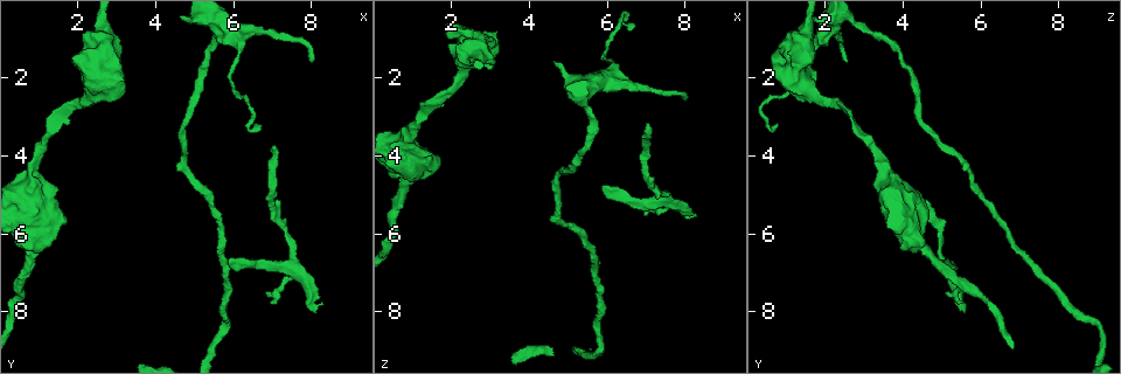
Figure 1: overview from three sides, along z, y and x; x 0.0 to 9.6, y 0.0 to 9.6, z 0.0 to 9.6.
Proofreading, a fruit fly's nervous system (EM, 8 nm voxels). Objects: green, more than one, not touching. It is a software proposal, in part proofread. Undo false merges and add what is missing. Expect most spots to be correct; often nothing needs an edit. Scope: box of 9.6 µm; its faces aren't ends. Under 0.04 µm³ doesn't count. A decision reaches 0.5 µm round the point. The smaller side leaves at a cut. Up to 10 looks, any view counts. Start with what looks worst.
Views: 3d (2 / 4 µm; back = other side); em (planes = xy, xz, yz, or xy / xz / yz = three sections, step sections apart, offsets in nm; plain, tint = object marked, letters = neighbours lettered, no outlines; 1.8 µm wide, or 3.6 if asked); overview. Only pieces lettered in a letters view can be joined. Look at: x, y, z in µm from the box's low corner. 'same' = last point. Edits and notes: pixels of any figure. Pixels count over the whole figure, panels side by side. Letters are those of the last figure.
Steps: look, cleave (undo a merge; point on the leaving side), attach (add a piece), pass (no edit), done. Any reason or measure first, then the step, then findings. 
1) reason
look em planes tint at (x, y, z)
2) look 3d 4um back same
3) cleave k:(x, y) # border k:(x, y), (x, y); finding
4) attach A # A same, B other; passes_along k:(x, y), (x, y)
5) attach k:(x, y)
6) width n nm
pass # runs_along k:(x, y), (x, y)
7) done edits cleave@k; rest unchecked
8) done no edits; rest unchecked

branch stops here
look em yz step 4 letters at (5.85, 6.60, 4.80)

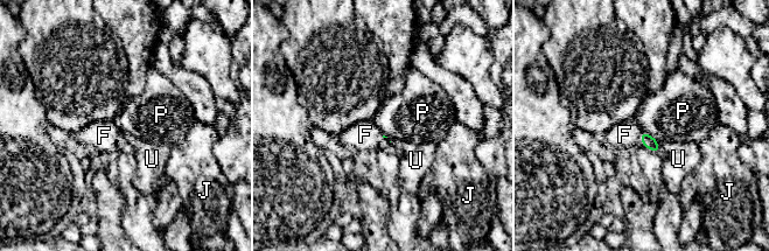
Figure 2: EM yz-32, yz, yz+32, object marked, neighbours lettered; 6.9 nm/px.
cut it another way
look em xz step 16 letters same

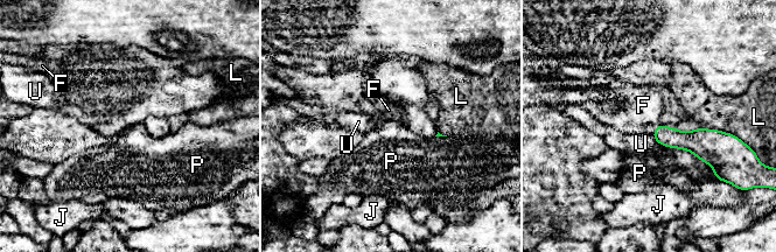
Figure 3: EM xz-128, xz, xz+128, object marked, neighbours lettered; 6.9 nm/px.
attach F # F same, J other, L other, P other, U other; passes_along 3:(668, 137), (657, 126), (643, 105); it goes on there

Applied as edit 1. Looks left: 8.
thin end
look em planes letters at (7.05, 3.80, 3.15)

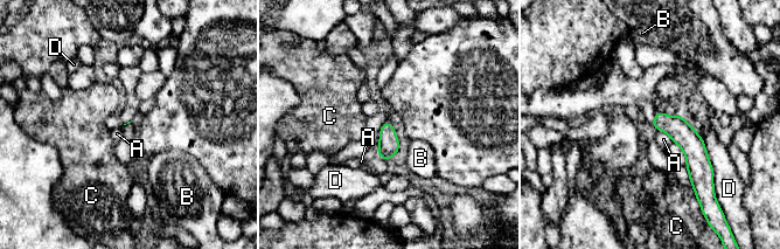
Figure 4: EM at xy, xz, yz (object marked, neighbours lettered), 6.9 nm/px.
pass # A other, B other, C other, D other; none of them fits

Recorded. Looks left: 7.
look overview

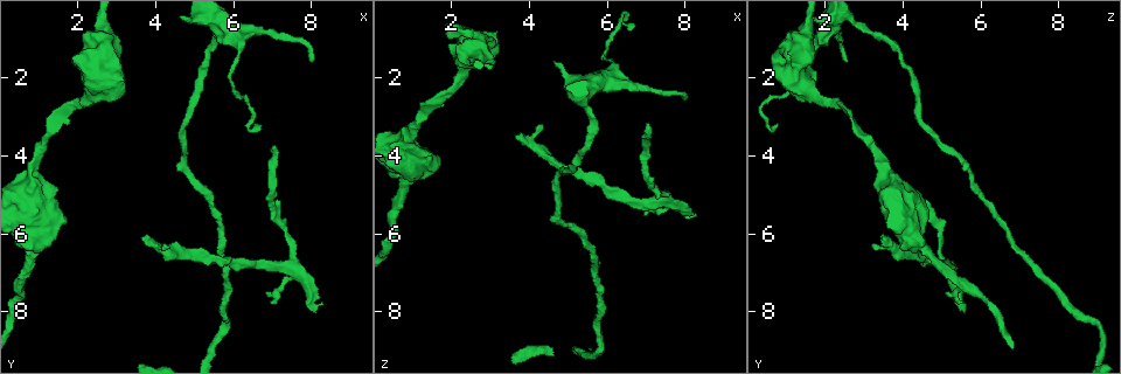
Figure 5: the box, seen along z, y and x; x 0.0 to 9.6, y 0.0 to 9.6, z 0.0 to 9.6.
an open end
look em planes letters at (8.10, 8.10, 5.55)

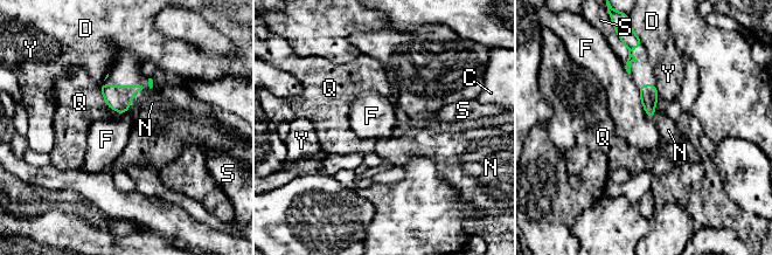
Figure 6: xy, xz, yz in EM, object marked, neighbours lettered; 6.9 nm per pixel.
longest_contact F 200 nm
attach N # C other, D other, F other, N same, Q other, S other, Y other; it goes on there

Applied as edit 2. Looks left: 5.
look overview

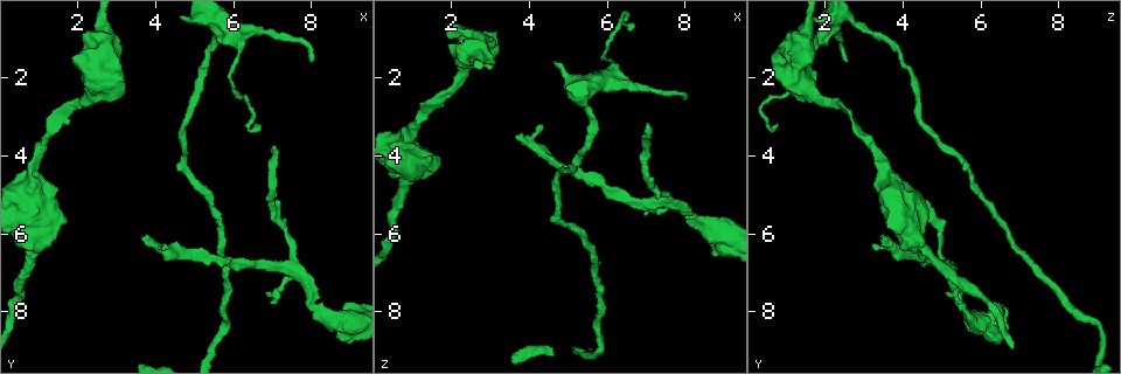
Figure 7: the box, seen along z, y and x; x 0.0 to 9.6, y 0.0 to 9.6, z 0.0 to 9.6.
calibre changes
look 3d 2um at (2.10, 2.65, 2.25)

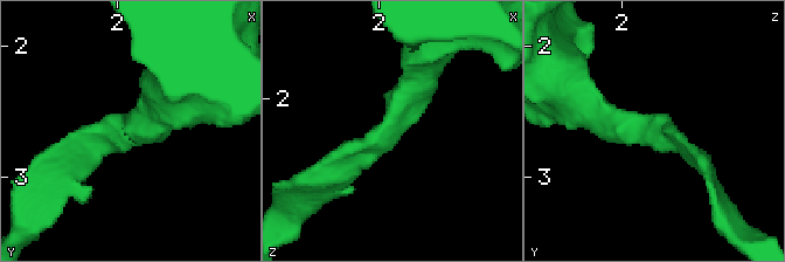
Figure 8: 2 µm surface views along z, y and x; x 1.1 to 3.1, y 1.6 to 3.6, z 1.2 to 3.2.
look em yz step 4 tint at (2.08, 2.66, 2.24)

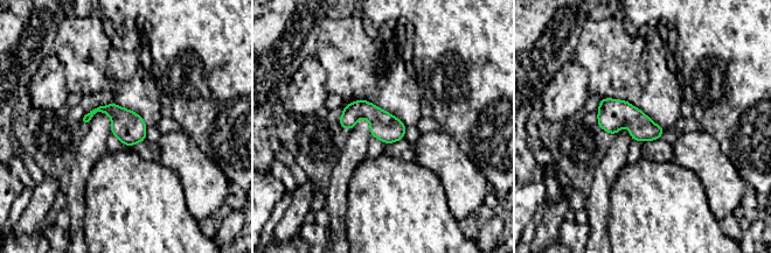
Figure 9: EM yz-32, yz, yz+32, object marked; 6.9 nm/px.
look em planes letters same

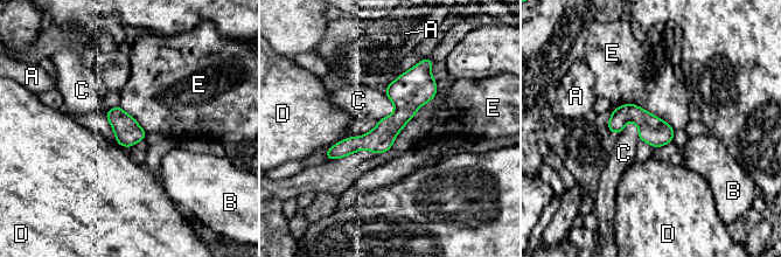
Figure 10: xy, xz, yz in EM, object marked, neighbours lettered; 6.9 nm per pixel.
width 180 nm
pass # A other, B other, C other, D other, E other; continuous, no second neuron

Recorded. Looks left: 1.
done edits attach@3, attach@6; rest unchecked

